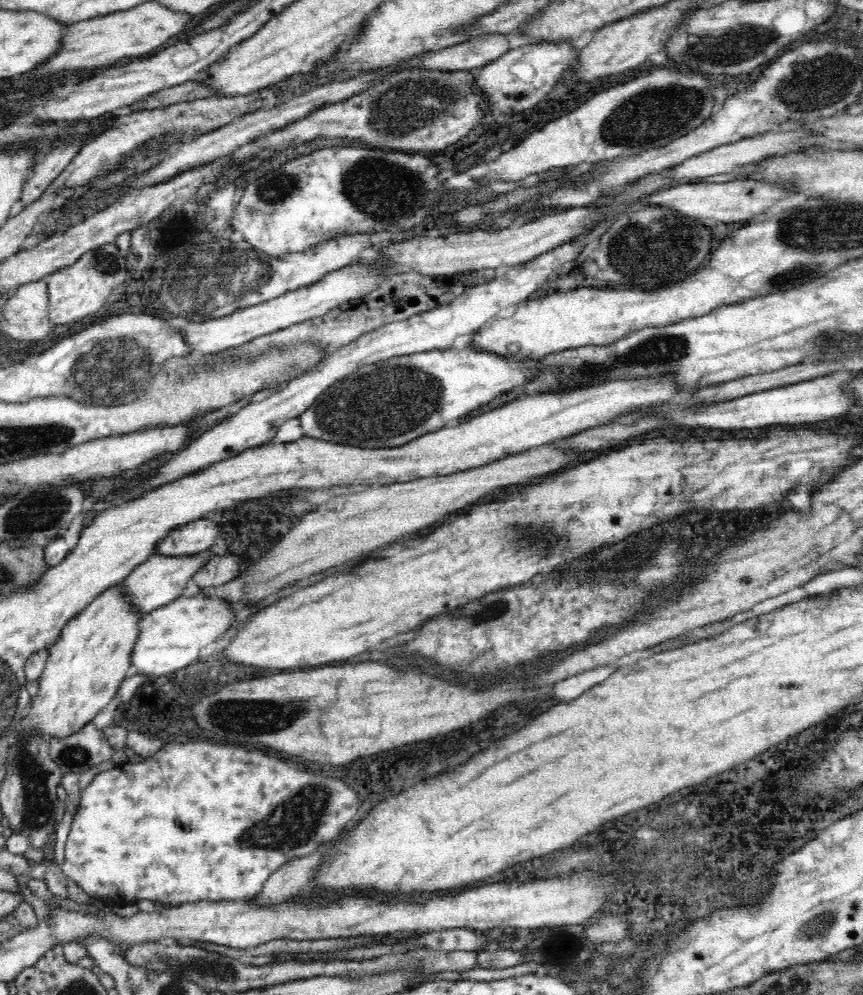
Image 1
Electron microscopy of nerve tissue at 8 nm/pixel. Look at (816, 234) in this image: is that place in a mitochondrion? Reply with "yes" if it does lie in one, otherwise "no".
yes

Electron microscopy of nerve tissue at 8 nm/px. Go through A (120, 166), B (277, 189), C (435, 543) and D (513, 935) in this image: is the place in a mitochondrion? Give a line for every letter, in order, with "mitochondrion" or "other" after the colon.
A: other
B: mitochondrion
C: other
D: other

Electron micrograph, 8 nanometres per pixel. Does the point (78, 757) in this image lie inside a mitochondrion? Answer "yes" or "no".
yes

